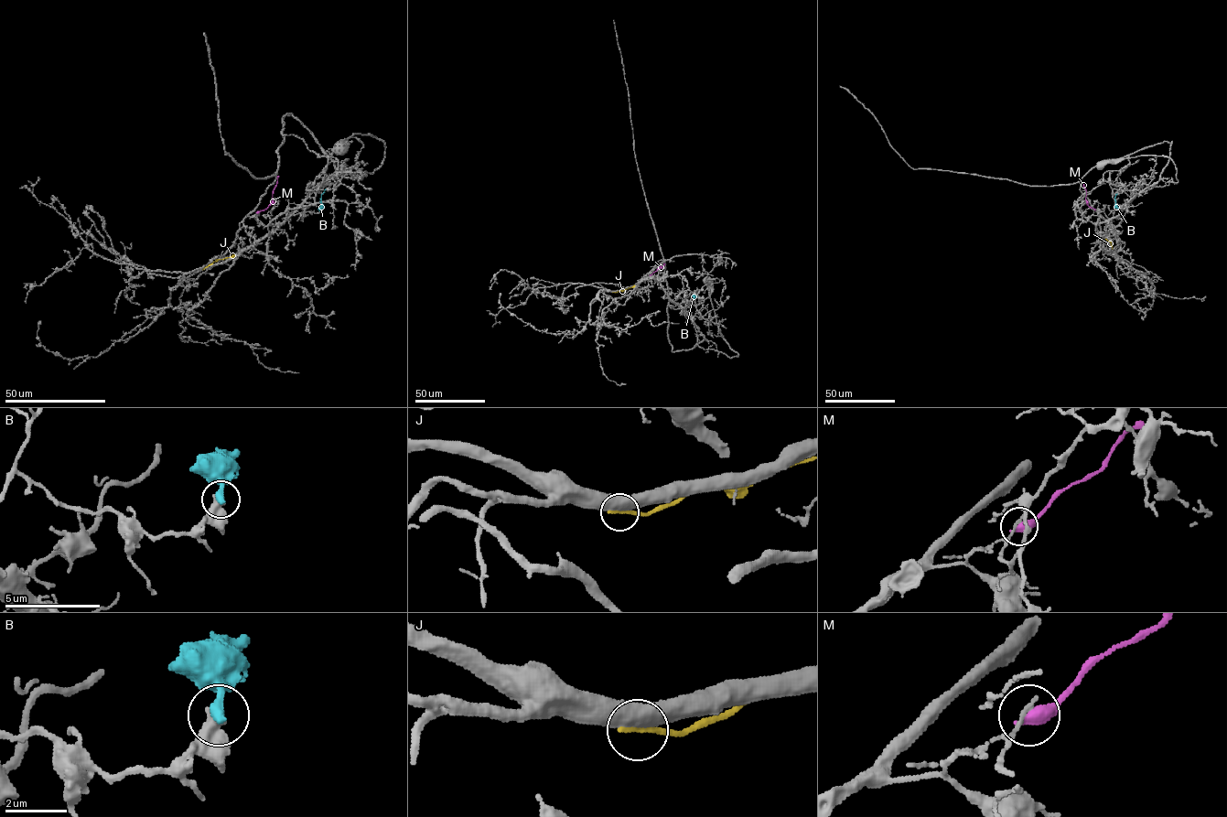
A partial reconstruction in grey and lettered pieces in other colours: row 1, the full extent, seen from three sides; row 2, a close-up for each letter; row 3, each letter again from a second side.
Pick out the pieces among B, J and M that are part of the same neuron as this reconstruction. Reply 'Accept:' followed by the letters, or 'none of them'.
Accept: none of them

